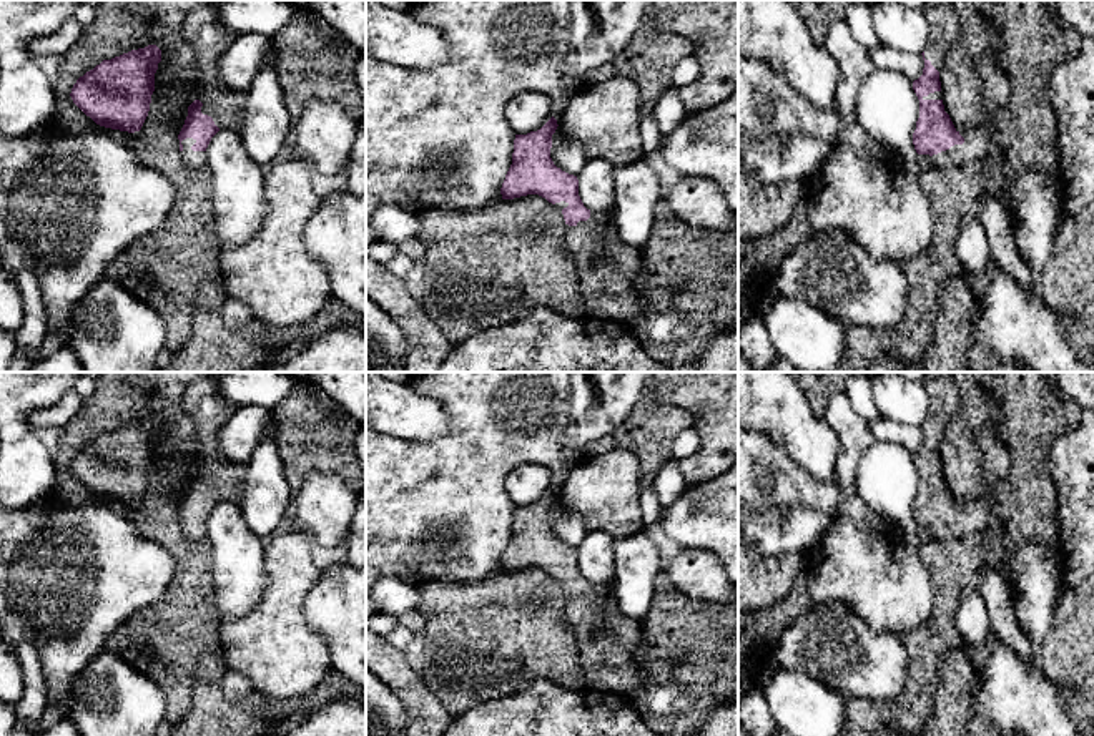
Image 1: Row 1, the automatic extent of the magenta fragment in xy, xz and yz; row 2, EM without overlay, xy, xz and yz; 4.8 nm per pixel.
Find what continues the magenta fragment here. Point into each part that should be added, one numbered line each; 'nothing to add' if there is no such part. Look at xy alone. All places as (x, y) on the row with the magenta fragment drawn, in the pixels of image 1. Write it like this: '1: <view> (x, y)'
1: xy (192, 158)

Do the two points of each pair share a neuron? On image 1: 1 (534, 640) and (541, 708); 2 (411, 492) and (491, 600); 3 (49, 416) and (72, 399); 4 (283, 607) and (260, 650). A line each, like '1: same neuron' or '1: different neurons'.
1: different neurons
2: different neurons
3: same neuron
4: same neuron

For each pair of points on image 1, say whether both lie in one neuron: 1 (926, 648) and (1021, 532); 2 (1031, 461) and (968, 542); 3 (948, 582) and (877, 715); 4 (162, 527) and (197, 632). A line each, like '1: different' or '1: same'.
1: same
2: same
3: same
4: same

